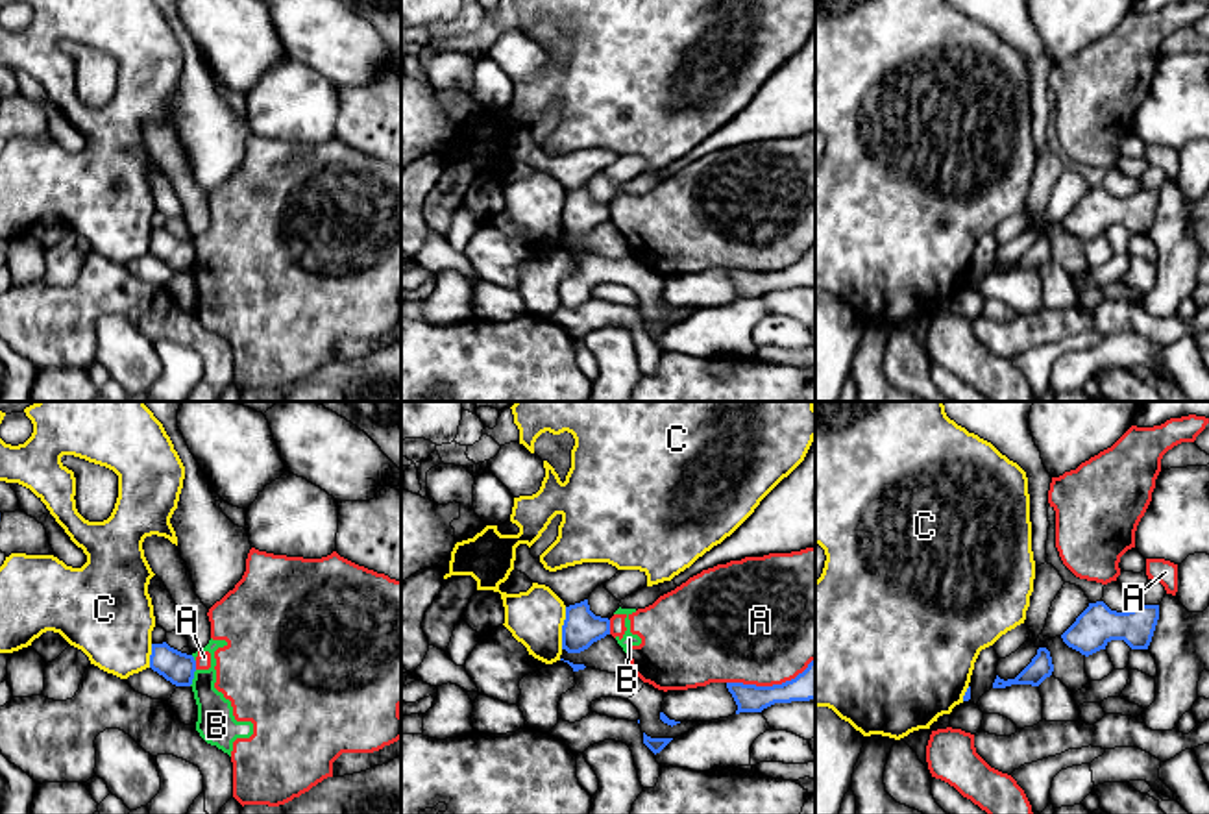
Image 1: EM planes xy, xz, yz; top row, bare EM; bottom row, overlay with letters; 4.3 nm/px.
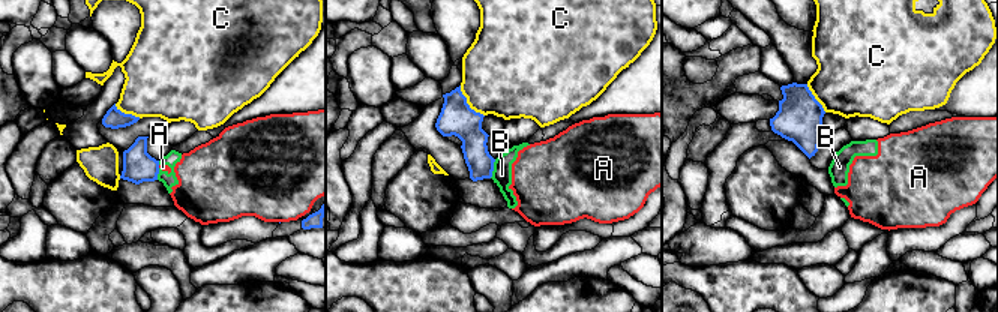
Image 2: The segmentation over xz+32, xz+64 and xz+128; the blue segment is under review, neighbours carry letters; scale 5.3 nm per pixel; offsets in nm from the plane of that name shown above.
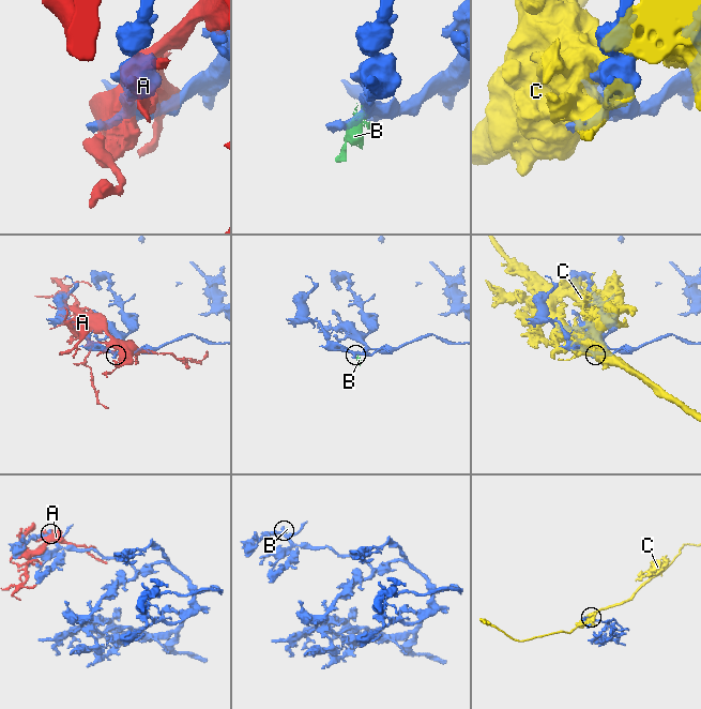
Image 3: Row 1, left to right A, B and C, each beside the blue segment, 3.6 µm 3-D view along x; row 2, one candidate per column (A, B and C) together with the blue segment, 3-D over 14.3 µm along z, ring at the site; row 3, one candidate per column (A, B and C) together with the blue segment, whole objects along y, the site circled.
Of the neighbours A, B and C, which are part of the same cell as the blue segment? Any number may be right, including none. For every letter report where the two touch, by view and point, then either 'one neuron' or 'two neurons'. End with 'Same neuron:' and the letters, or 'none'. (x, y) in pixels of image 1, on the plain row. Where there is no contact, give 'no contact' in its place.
A: xz (769, 272) | two neurons
B: xy (193, 263) | two neurons
C: xz (562, 213) | two neurons
Same neuron: none

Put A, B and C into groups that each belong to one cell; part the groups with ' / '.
A B / C

